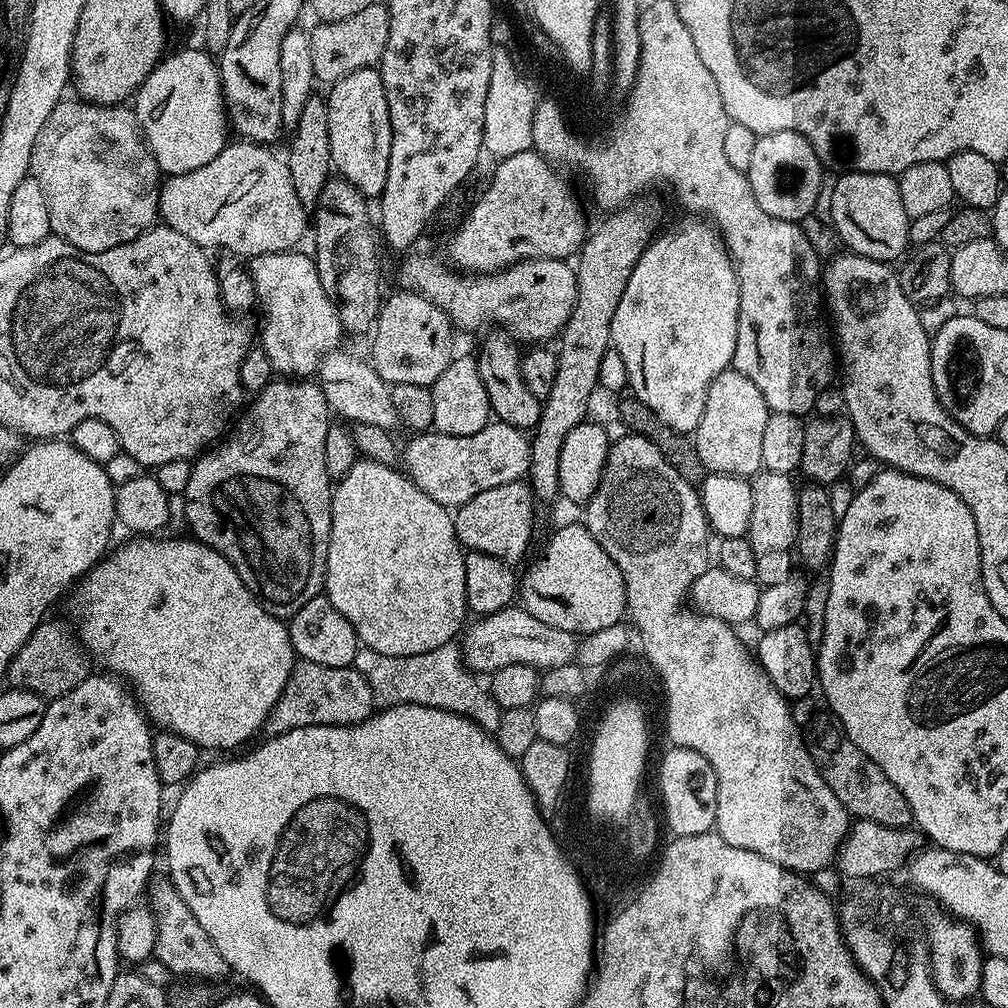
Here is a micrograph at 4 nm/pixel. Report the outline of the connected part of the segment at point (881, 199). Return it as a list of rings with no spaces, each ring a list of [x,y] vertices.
[[[848,170],[843,174],[845,176],[835,177],[834,198],[830,201],[830,224],[831,227],[836,227],[841,242],[848,247],[845,249],[849,253],[866,258],[885,262],[896,262],[896,259],[899,261],[910,248],[910,221],[906,209],[902,206],[902,194],[897,177],[887,172]]]

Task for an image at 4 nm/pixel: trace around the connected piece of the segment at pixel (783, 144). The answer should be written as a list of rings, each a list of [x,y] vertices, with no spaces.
[[[782,130],[756,137],[754,155],[746,175],[754,190],[754,198],[758,198],[758,206],[762,206],[766,214],[774,214],[774,218],[783,220],[804,222],[808,215],[811,217],[816,211],[820,187],[826,179],[826,168],[805,136]]]

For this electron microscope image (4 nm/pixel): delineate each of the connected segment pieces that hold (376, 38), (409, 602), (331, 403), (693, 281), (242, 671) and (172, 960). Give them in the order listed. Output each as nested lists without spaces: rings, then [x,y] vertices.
[[[374,2],[366,6],[366,10],[358,10],[358,14],[350,14],[350,18],[342,18],[342,22],[320,22],[310,32],[310,55],[314,62],[314,74],[322,85],[331,86],[337,80],[346,78],[346,74],[354,74],[354,70],[376,68],[382,54],[386,50],[386,38],[390,34],[390,14],[387,3]]]
[[[360,458],[346,475],[339,477],[332,493],[332,533],[324,588],[328,601],[354,626],[363,647],[378,650],[378,654],[409,656],[453,643],[465,627],[464,616],[469,615],[465,555],[456,537],[453,513],[418,490],[403,471]]]
[[[337,350],[328,352],[322,358],[318,369],[318,383],[326,394],[326,402],[333,413],[336,412],[345,421],[352,420],[353,425],[373,423],[387,430],[400,424],[400,415],[392,401],[391,387],[372,369],[367,359],[359,360],[352,352]]]
[[[704,222],[696,223],[700,224],[694,225],[693,228],[684,228],[681,232],[668,232],[665,236],[657,235],[653,239],[648,249],[642,254],[642,258],[638,258],[638,262],[632,267],[630,282],[626,282],[626,290],[622,290],[622,299],[618,301],[618,310],[614,310],[612,319],[611,347],[618,354],[622,354],[622,362],[626,362],[628,388],[631,395],[637,400],[646,402],[646,406],[650,406],[650,410],[654,410],[654,414],[658,414],[658,418],[666,422],[666,426],[685,434],[695,433],[698,422],[702,422],[702,410],[706,410],[706,390],[710,382],[714,382],[718,374],[729,371],[736,349],[738,318],[740,317],[740,283],[732,260],[728,257],[728,247],[724,245],[724,240],[715,227]]]
[[[144,534],[139,538],[128,538],[121,548],[113,547],[111,551],[105,555],[103,560],[100,560],[95,566],[90,569],[87,574],[75,585],[72,596],[72,612],[76,615],[76,629],[74,628],[75,635],[78,637],[81,644],[84,646],[85,652],[93,661],[96,660],[101,664],[101,669],[107,670],[109,673],[115,674],[131,691],[134,693],[139,705],[144,709],[144,715],[148,717],[149,721],[157,729],[165,732],[173,732],[174,734],[182,734],[182,738],[190,738],[190,742],[194,742],[202,750],[208,750],[208,748],[236,748],[239,744],[244,744],[251,738],[255,732],[259,733],[263,729],[266,718],[270,714],[270,710],[274,710],[274,706],[278,702],[278,698],[283,694],[286,682],[290,678],[292,673],[292,665],[296,663],[298,657],[296,651],[292,648],[292,643],[288,637],[287,623],[281,617],[270,615],[265,610],[260,602],[254,598],[254,594],[250,594],[250,590],[246,586],[246,582],[242,582],[242,578],[238,578],[238,574],[234,570],[234,566],[223,556],[214,551],[210,546],[203,544],[201,540],[195,538],[187,538],[188,540],[156,540],[160,538],[153,538],[151,535]]]
[[[167,878],[153,879],[150,884],[150,896],[151,892],[150,907],[156,918],[155,959],[165,963],[169,970],[180,978],[216,982],[221,979],[219,976],[229,975],[228,963],[224,961],[222,954],[218,954],[214,942],[210,942],[210,938],[206,934],[206,930],[202,930],[202,926],[198,926],[198,918],[194,918],[190,906],[186,906],[186,902],[182,902],[172,881]]]

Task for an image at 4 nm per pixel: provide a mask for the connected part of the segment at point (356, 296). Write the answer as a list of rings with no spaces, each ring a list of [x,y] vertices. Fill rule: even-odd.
[[[330,178],[326,186],[322,186],[322,194],[314,209],[314,232],[316,228],[314,259],[318,278],[326,294],[335,304],[340,324],[349,337],[360,336],[363,332],[371,333],[376,319],[380,317],[382,295],[380,296],[380,252],[376,249],[378,232],[374,227],[373,213],[372,216],[368,213],[368,204],[369,197],[362,195],[351,182],[343,178]]]

